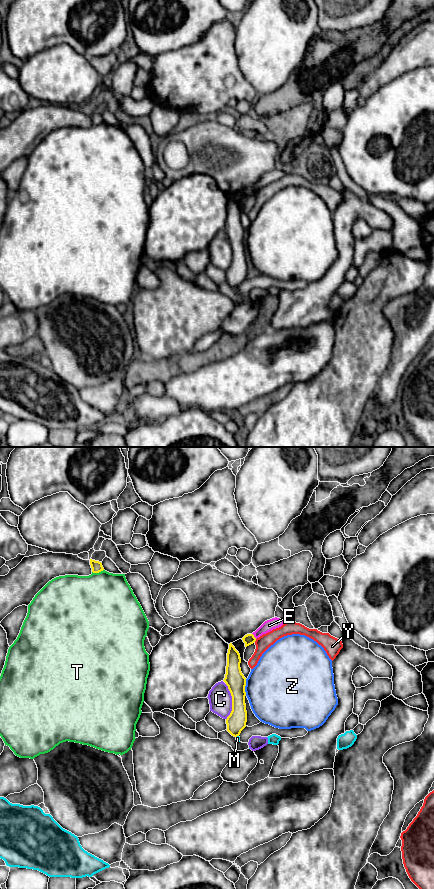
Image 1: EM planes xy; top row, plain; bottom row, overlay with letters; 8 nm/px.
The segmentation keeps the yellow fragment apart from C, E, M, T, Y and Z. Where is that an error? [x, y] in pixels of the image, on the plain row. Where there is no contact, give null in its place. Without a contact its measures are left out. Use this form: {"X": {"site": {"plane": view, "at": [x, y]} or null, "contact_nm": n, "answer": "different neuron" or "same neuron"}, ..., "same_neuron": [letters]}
{"C": {"site": {"plane": "xy", "at": [232, 254]}, "contact_nm": 280, "answer": "different neuron"}, "E": {"site": {"plane": "xy", "at": [253, 188]}, "contact_nm": 60, "answer": "different neuron"}, "M": {"site": {"plane": "xy", "at": [237, 287]}, "contact_nm": 30, "answer": "different neuron"}, "T": {"site": {"plane": "xy", "at": [97, 124]}, "contact_nm": 100, "answer": "different neuron"}, "Y": {"site": {"plane": "xy", "at": [255, 192]}, "contact_nm": 30, "answer": "different neuron"}, "Z": {"site": {"plane": "xy", "at": [244, 239]}, "contact_nm": 140, "answer": "different neuron"}, "same_neuron": []}

